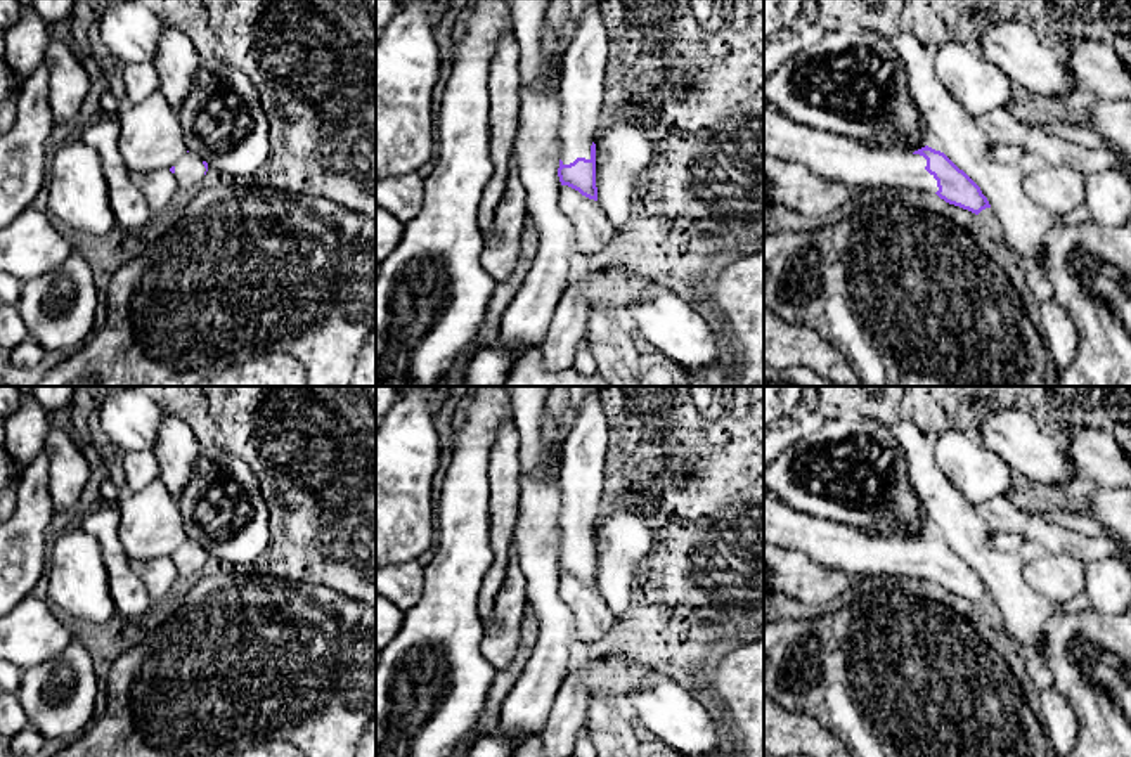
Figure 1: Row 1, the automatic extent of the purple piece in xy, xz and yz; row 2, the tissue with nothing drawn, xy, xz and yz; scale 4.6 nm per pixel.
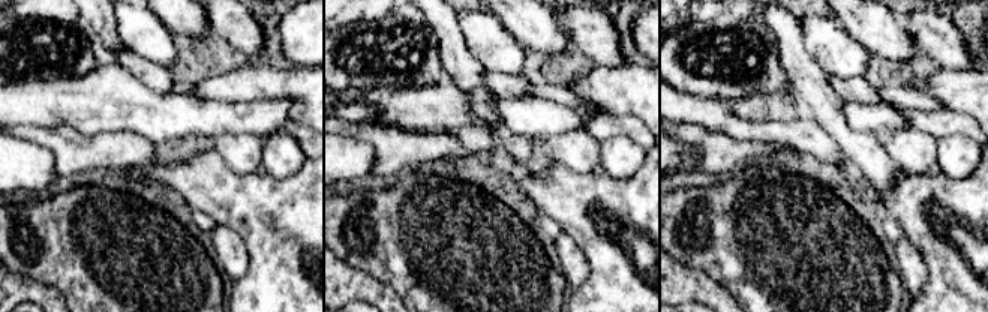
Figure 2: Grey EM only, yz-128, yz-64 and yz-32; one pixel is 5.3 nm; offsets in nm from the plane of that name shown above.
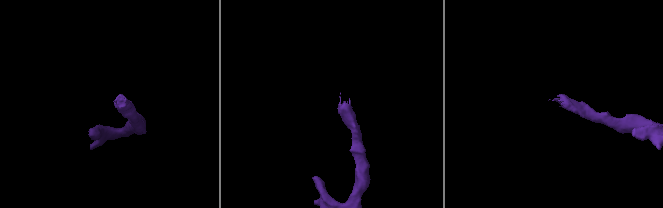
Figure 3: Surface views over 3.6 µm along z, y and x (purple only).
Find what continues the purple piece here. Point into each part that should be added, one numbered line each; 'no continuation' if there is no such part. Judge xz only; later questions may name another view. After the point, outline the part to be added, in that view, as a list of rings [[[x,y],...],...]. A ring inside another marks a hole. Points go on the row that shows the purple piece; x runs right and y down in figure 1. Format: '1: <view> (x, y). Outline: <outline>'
1: xz (584, 59). Outline: [[[598,3],[584,9],[561,59],[563,165],[591,159],[598,120],[606,109],[604,80],[610,47]]]

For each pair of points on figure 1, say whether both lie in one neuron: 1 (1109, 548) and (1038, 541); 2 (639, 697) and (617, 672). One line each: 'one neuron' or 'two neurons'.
1: one neuron
2: two neurons

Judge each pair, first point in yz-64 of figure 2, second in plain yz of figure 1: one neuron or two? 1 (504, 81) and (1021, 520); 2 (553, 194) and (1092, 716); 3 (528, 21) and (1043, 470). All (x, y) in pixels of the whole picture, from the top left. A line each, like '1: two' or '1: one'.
1: one
2: one
3: one

